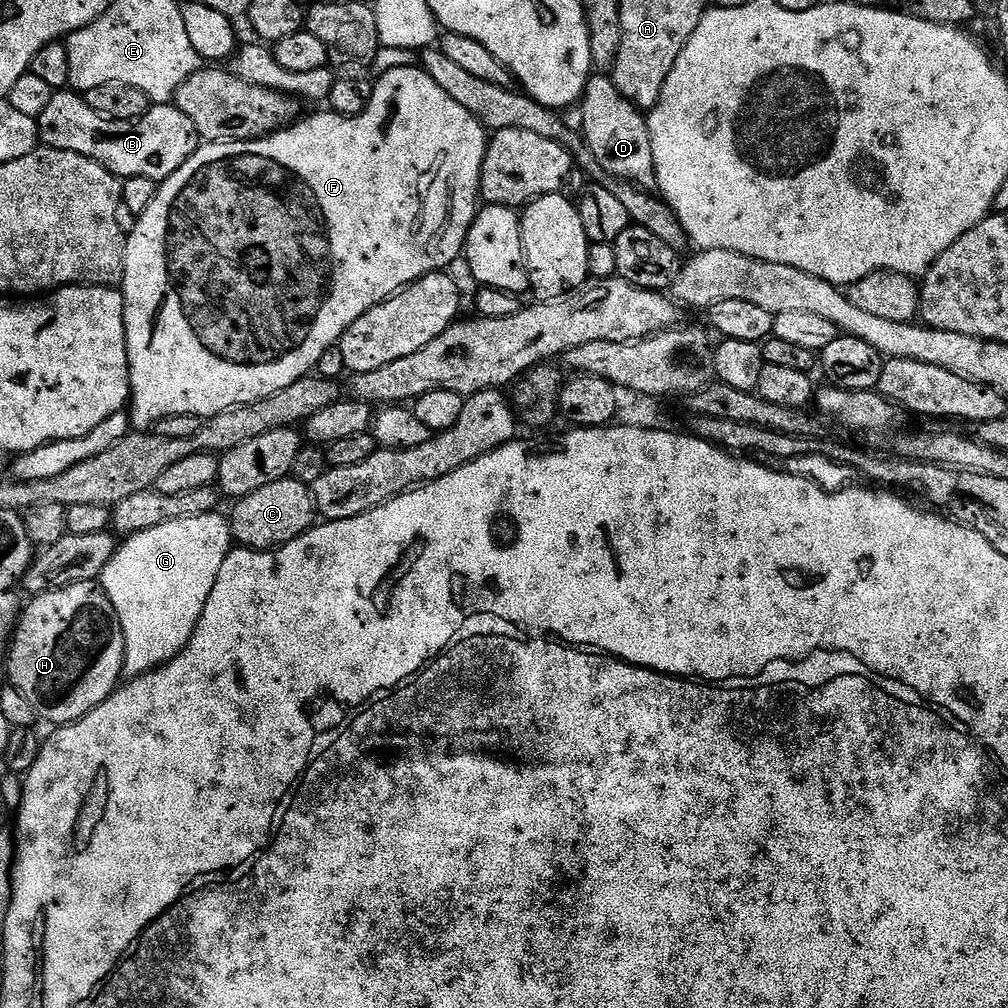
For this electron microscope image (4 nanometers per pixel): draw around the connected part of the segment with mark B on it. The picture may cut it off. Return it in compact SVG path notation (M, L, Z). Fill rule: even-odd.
M75 90L53 91L46 110L38 118L40 126L40 144L45 148L57 148L58 150L70 150L74 154L82 154L94 162L102 164L106 170L110 170L115 176L127 178L150 178L157 182L163 182L170 174L174 174L184 165L200 147L202 141L194 122L182 114L182 110L176 108L175 103L160 102L157 106L149 107L148 112L137 120L107 120L94 110L90 110L83 95Z

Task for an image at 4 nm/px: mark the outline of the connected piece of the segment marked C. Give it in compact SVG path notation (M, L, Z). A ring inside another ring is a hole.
M291 478L270 482L270 486L262 486L262 490L239 497L233 504L236 505L230 515L232 538L241 548L275 550L301 536L318 520L311 487Z

